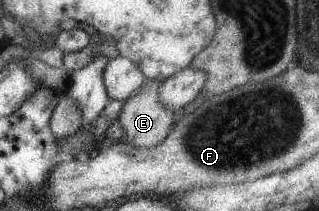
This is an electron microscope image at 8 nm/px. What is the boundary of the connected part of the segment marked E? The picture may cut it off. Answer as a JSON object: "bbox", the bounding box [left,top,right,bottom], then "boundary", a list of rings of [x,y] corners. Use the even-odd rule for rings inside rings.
{"bbox":[117,79,174,148],"boundary":[[[145,79],[138,92],[127,98],[117,117],[121,129],[123,129],[122,140],[131,143],[135,147],[150,148],[157,145],[174,125],[173,112],[167,111],[159,103],[159,85],[161,81],[155,79]]]}

